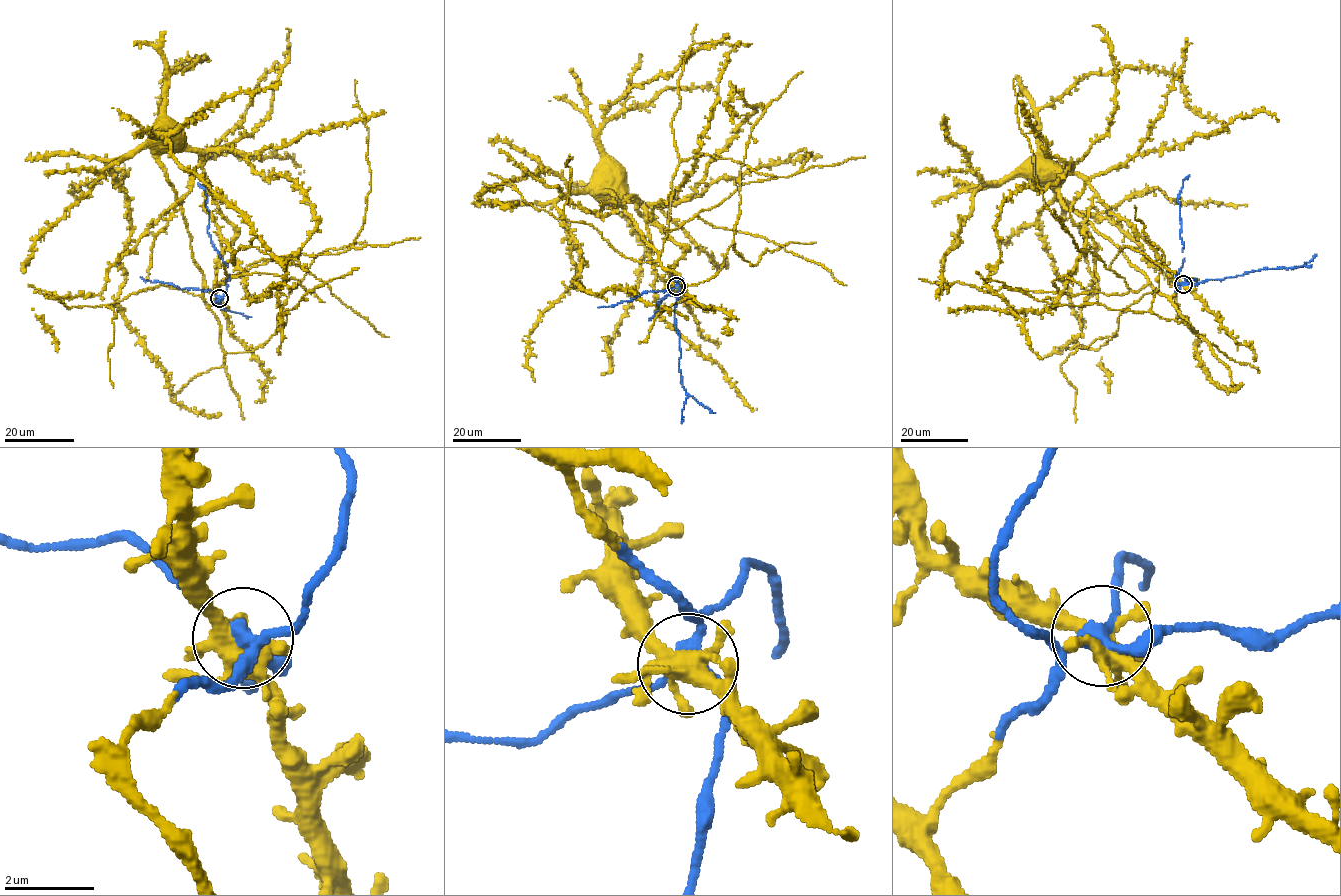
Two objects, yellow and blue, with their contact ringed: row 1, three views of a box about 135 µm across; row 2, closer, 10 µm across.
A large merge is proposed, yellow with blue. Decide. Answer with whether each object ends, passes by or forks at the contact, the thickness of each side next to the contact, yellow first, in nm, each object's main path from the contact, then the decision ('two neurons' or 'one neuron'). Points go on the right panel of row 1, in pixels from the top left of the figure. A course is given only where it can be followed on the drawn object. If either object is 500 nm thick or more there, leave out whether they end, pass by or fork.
yellow forks | blue forks | 400/260 nm | yellow via (1183, 284), (1169, 276), (1167, 266), (1142, 237), (1081, 176), (1041, 159) | blue via (1183, 284), (1198, 284), (1263, 268), (1311, 265) | one neuron

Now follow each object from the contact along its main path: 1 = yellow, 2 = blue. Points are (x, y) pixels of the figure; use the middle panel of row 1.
1: (676, 285), (671, 266), (683, 256), (685, 248), (650, 222), (640, 205), (608, 183)
2: (676, 285), (679, 288), (674, 319), (680, 337), (681, 383), (687, 393), (715, 412)

